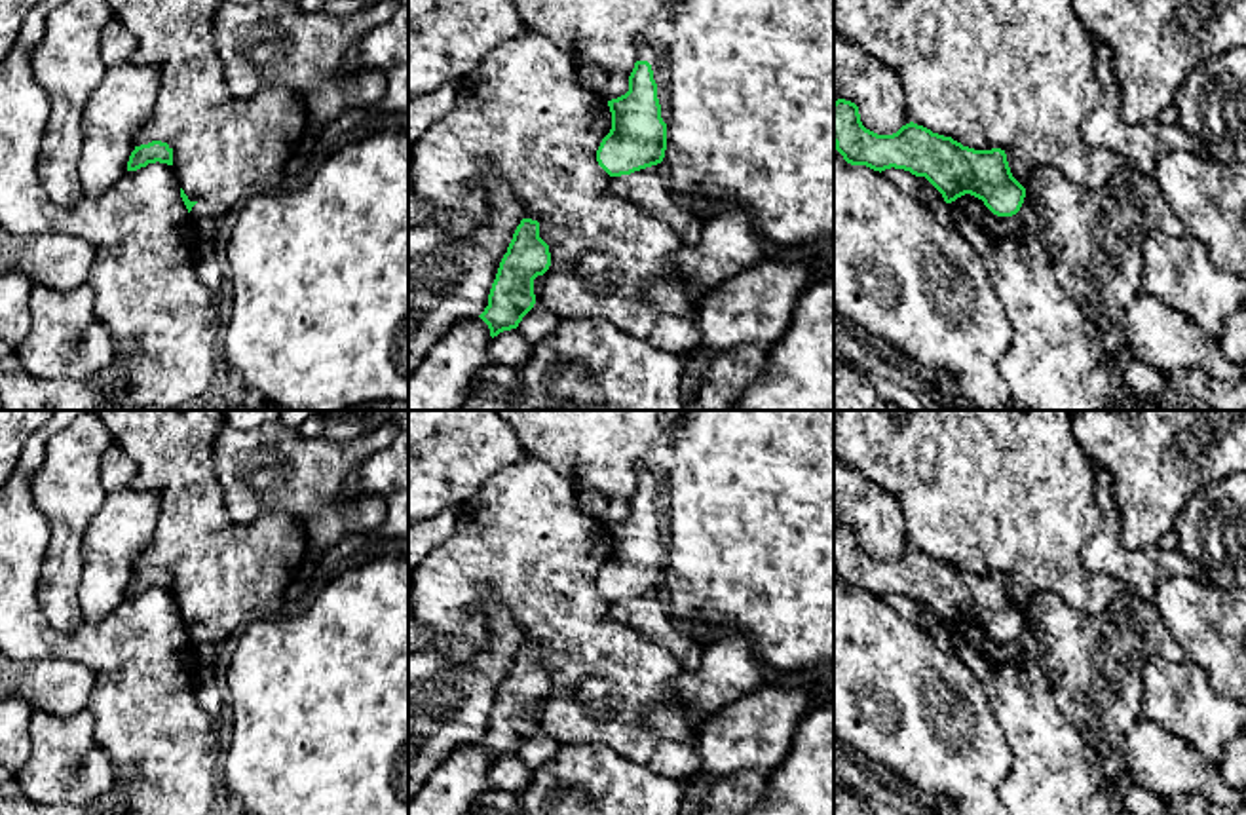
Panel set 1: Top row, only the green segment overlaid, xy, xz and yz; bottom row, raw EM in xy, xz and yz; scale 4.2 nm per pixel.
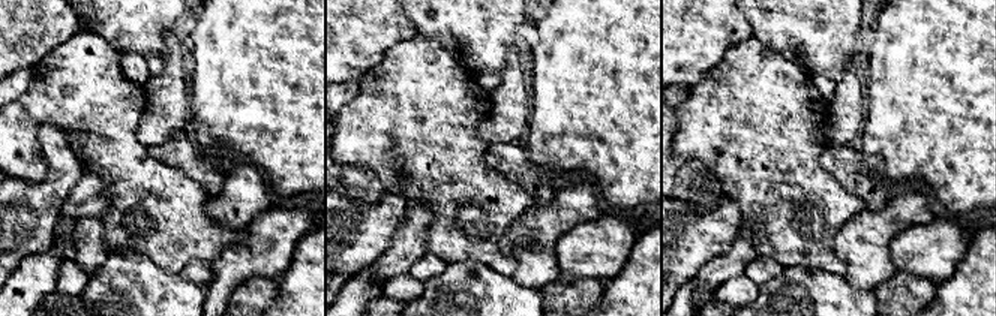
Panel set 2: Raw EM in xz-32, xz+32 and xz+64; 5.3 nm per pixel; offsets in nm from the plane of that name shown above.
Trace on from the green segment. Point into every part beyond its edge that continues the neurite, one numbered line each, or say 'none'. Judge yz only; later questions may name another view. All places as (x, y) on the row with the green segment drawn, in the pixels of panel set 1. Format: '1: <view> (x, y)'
none

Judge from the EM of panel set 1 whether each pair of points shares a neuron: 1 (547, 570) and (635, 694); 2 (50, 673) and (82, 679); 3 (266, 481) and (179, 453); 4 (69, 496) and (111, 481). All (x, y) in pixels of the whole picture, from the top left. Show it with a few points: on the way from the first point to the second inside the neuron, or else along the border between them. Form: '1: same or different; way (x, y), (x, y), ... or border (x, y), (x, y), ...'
1: same; way (555, 601), (574, 633), (604, 663)
2: same; way (57, 679), (75, 679)
3: different; border (219, 430), (213, 441), (213, 473), (226, 508)
4: different; border (113, 441), (101, 458), (101, 487), (107, 492)

